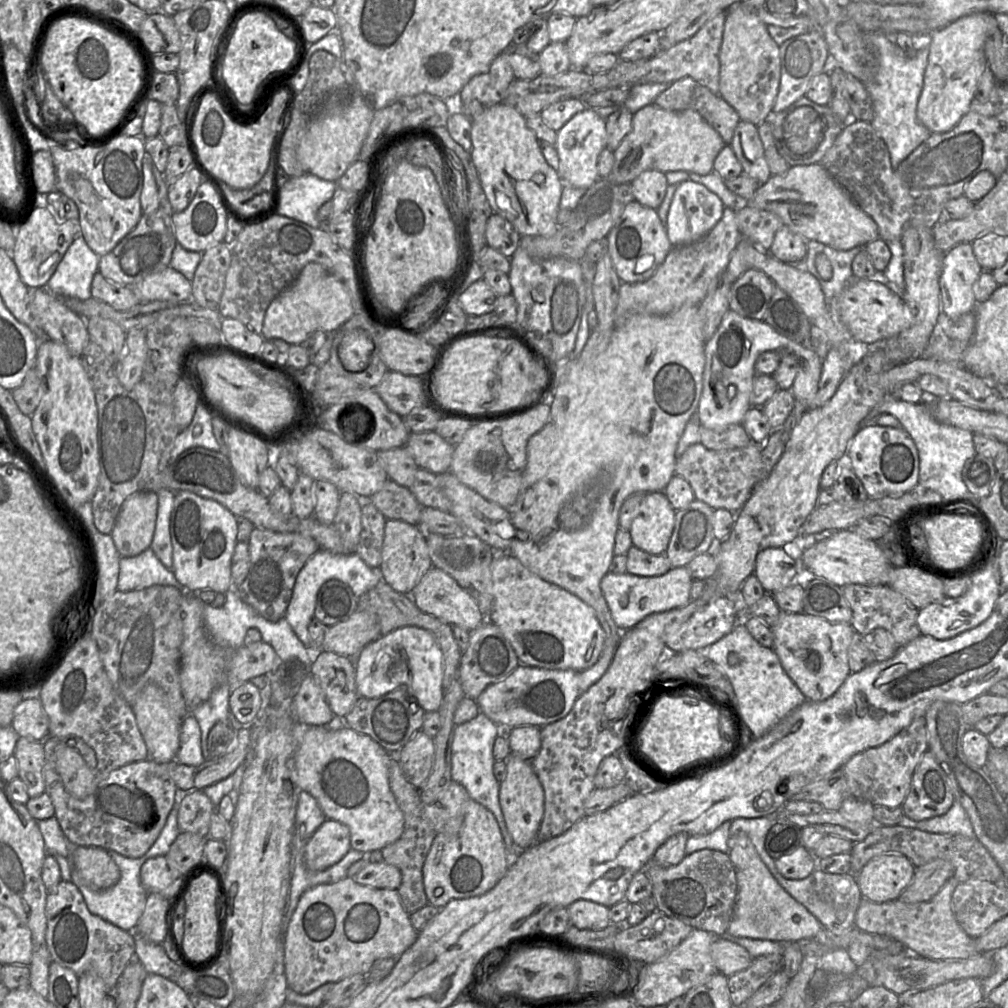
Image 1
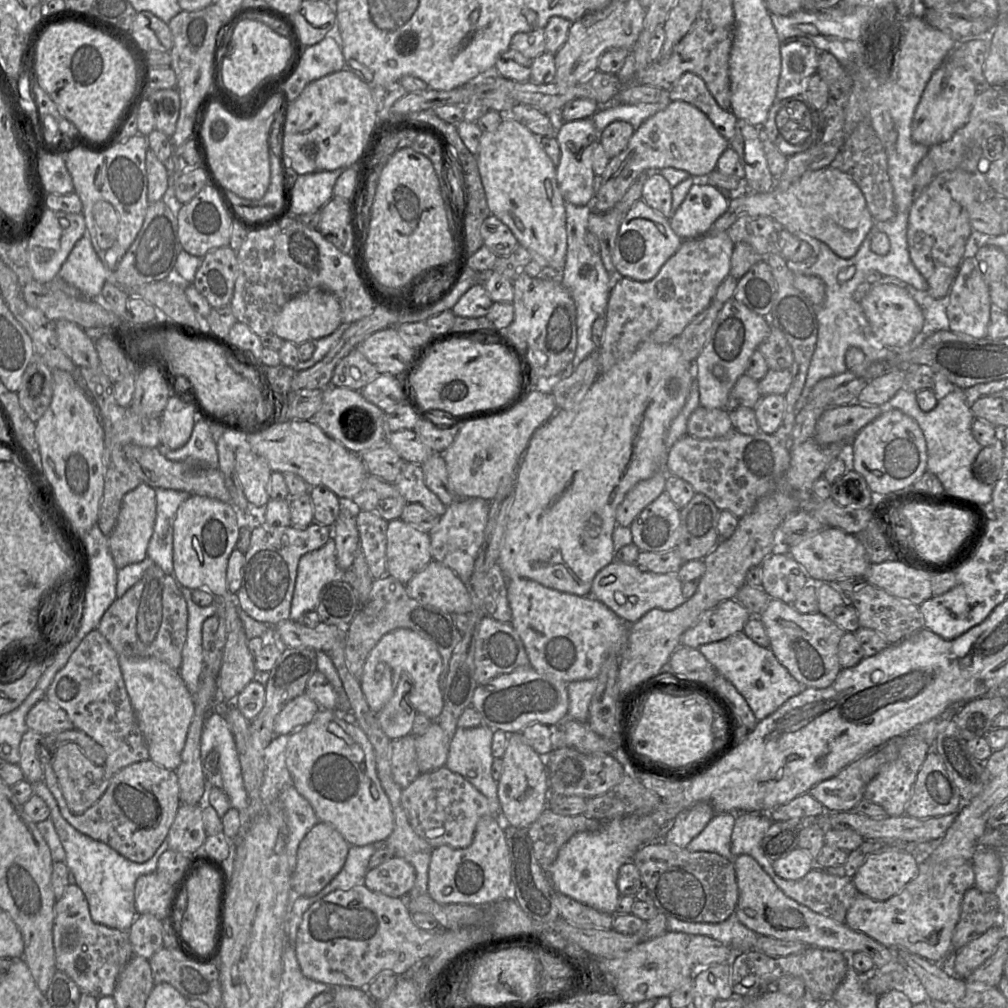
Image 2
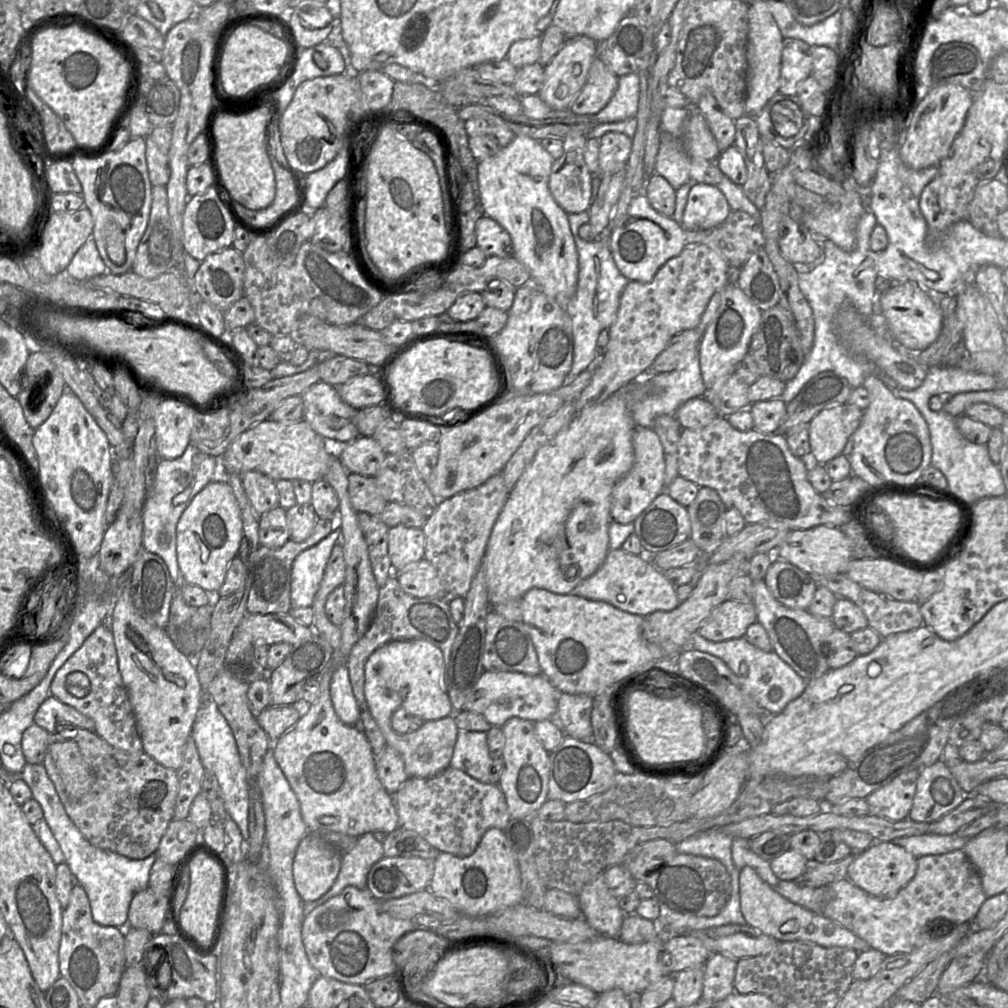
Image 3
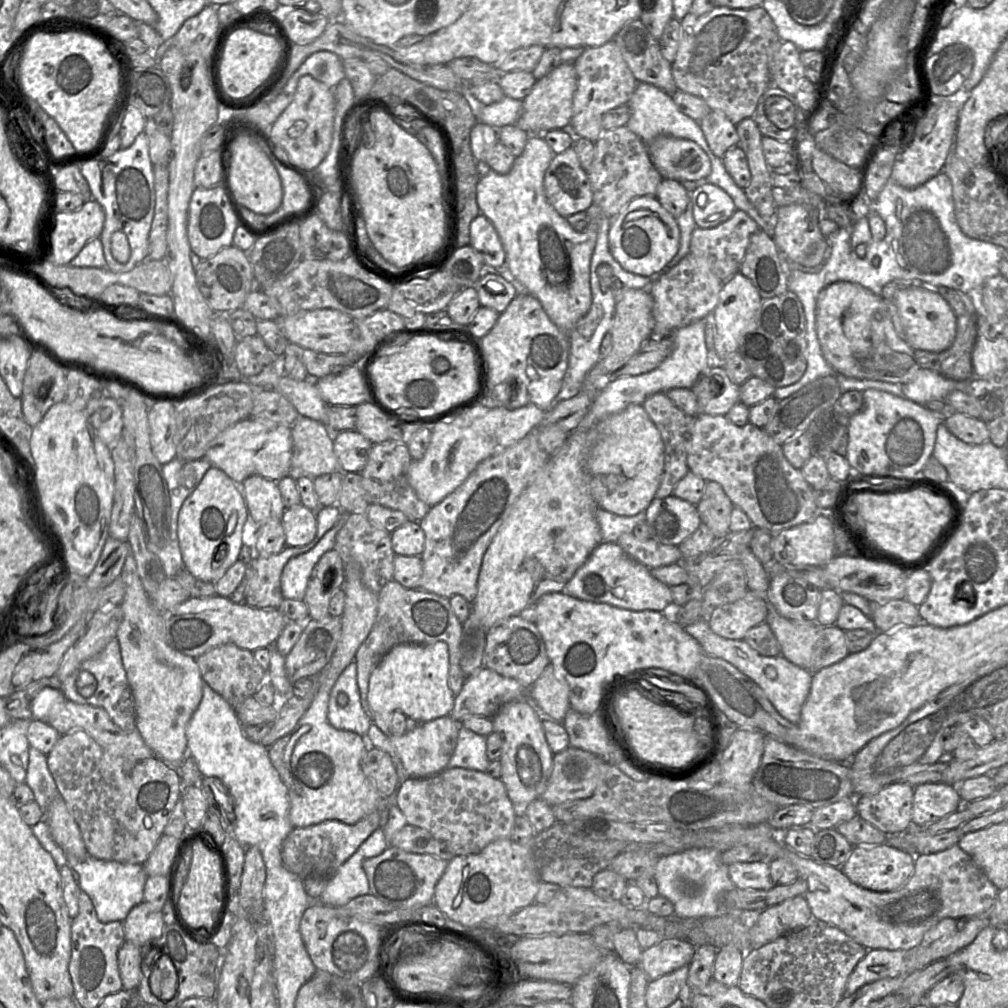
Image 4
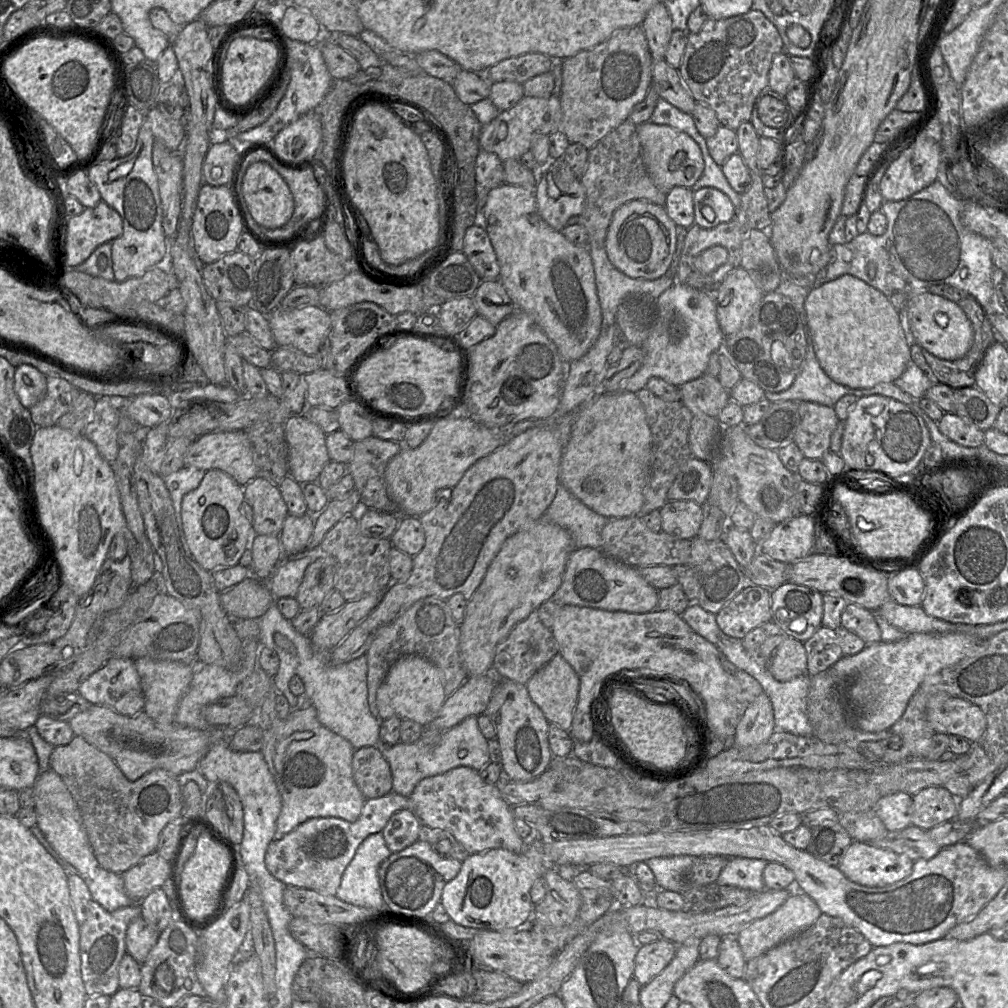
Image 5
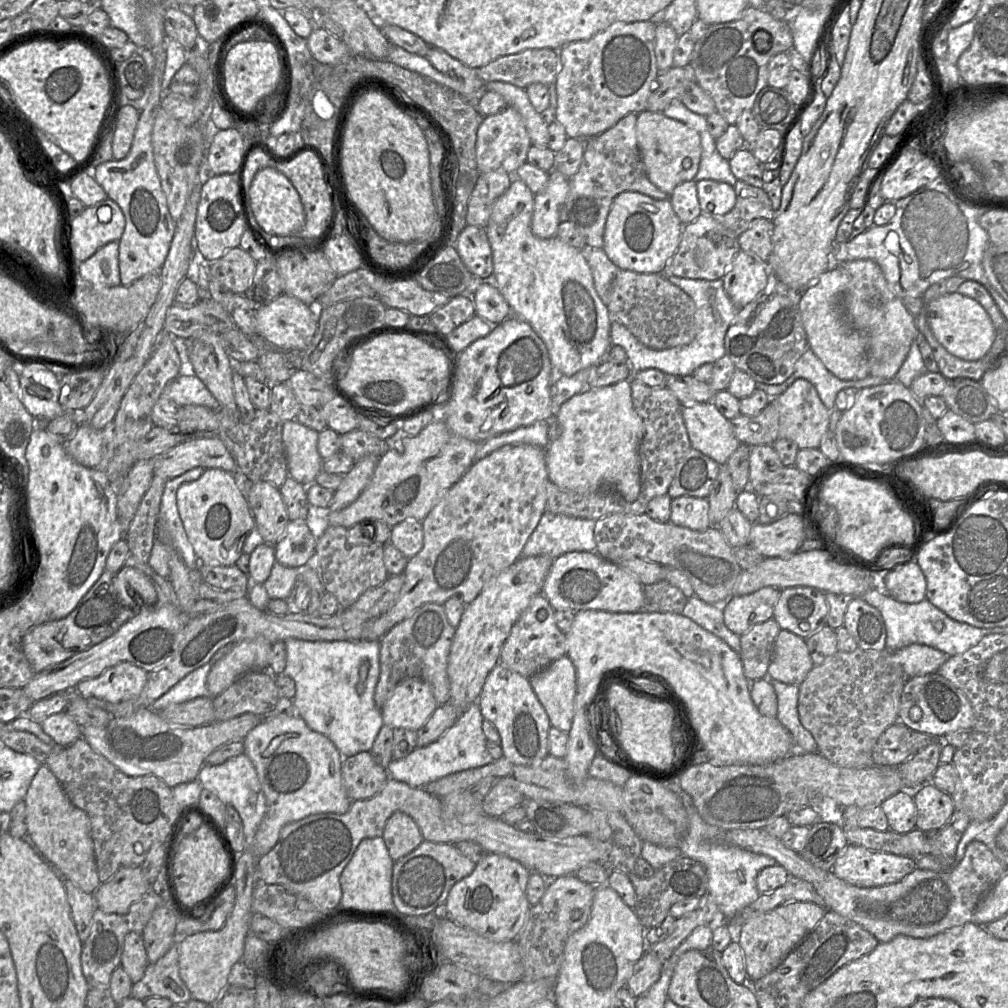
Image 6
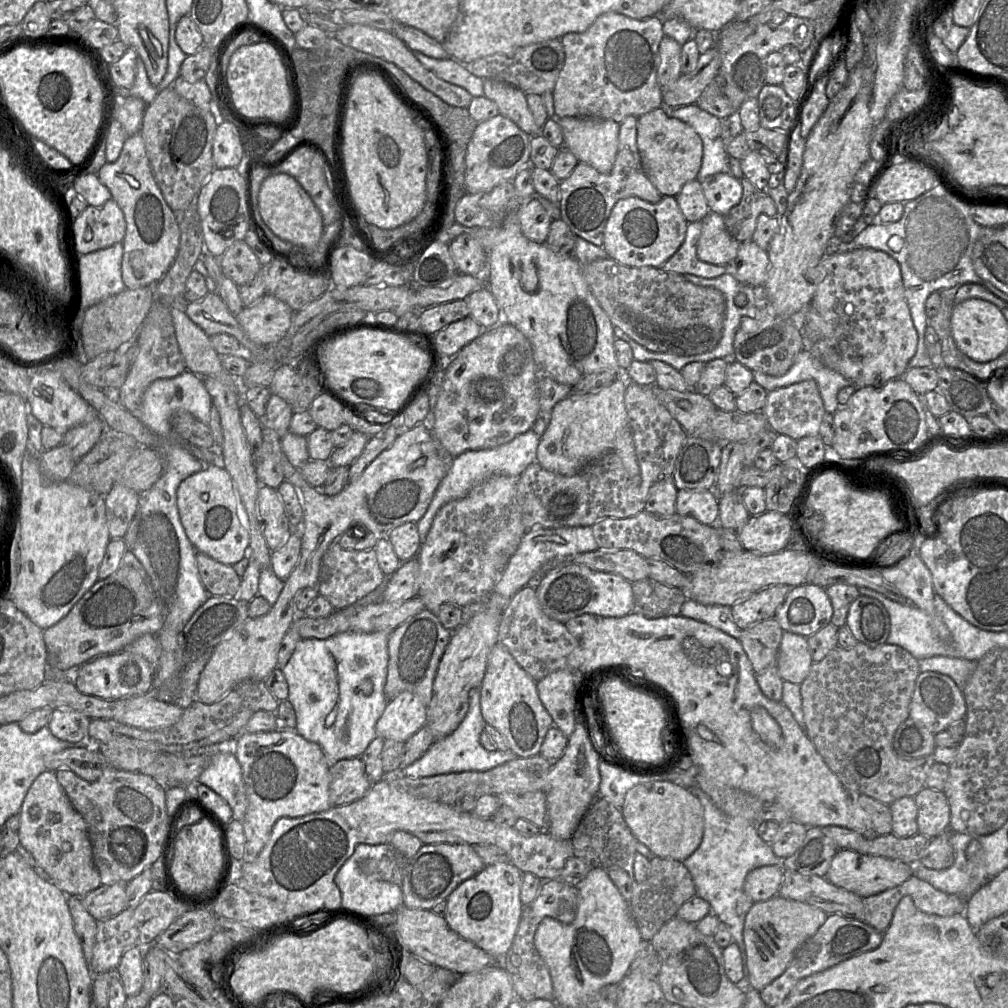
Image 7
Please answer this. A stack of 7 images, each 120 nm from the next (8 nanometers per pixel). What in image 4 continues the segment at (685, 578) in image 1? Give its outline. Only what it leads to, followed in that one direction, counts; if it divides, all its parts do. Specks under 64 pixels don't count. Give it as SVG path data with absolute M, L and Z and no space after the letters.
M601 542L568 581L562 593L634 611L673 612L670 587L653 577L648 567L630 557L616 542Z

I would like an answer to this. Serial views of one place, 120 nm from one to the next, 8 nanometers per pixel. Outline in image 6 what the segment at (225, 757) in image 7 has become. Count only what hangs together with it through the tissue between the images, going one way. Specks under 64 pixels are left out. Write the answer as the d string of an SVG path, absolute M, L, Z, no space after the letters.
M245 754L229 758L222 764L205 764L196 778L203 788L215 794L226 805L233 806L243 824L246 849L251 845L257 829L266 812L266 799L261 788L255 767Z

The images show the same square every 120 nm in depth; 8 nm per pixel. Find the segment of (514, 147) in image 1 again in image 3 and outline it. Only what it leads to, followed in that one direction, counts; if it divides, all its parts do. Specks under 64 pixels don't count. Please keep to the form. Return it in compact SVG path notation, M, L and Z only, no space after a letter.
M516 135L508 146L501 147L494 156L479 161L478 185L485 215L498 222L509 233L513 255L528 269L531 284L539 287L562 307L566 307L576 291L578 253L568 223L568 214L556 203L548 187L553 161L553 157L539 140Z

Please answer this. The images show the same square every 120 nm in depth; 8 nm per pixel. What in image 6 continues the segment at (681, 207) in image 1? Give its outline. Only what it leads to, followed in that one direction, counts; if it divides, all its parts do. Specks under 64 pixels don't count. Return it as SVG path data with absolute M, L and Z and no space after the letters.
M703 179L697 183L701 214L723 217L736 204L735 189L728 183Z

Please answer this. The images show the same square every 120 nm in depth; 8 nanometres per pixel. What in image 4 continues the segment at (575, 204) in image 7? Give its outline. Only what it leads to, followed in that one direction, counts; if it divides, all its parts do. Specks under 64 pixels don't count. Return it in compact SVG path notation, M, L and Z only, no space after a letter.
M626 126L603 131L595 143L591 166L586 170L592 190L592 203L610 219L630 201L640 196L655 196L663 179L651 162L647 145Z

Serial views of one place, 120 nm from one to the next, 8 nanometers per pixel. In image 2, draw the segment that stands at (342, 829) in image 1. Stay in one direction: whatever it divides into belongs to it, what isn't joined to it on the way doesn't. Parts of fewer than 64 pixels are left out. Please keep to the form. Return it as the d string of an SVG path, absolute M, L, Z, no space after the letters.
M318 822L305 835L297 851L296 868L292 873L294 896L317 895L342 869L349 850L349 843L332 825Z

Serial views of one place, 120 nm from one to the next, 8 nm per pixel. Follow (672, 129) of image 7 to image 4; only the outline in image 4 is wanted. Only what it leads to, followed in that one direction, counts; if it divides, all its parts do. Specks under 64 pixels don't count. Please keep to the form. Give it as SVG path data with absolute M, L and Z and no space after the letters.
M659 135L646 144L652 164L663 179L698 181L711 172L711 162L695 142Z

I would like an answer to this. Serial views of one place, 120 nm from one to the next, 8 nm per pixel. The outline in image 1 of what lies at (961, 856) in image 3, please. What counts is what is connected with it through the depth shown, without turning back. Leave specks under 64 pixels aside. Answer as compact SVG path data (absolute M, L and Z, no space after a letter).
M949 879L929 901L905 903L898 898L875 903L862 896L855 914L854 927L901 942L907 951L934 960L966 959L978 954L976 938L970 937L957 922L951 908L952 894L960 882Z

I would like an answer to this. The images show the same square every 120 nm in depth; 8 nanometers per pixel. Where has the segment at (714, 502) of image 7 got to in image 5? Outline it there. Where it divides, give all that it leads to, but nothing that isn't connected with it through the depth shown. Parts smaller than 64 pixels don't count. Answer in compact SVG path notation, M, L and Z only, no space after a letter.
M670 500L659 511L662 531L682 539L698 536L703 520L702 505L692 500Z

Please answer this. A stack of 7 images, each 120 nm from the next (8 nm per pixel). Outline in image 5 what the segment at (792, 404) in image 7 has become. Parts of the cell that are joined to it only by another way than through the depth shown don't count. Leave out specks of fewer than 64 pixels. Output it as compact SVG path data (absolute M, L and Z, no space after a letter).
M802 401L800 423L793 441L805 458L820 459L830 449L830 439L839 419L833 407Z

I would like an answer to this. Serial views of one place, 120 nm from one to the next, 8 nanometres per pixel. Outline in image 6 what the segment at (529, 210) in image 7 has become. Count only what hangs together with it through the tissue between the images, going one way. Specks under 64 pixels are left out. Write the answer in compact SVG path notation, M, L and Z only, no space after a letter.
M556 169L550 171L546 186L534 196L531 229L535 236L543 239L556 236L559 209L565 204L568 193L569 178Z

